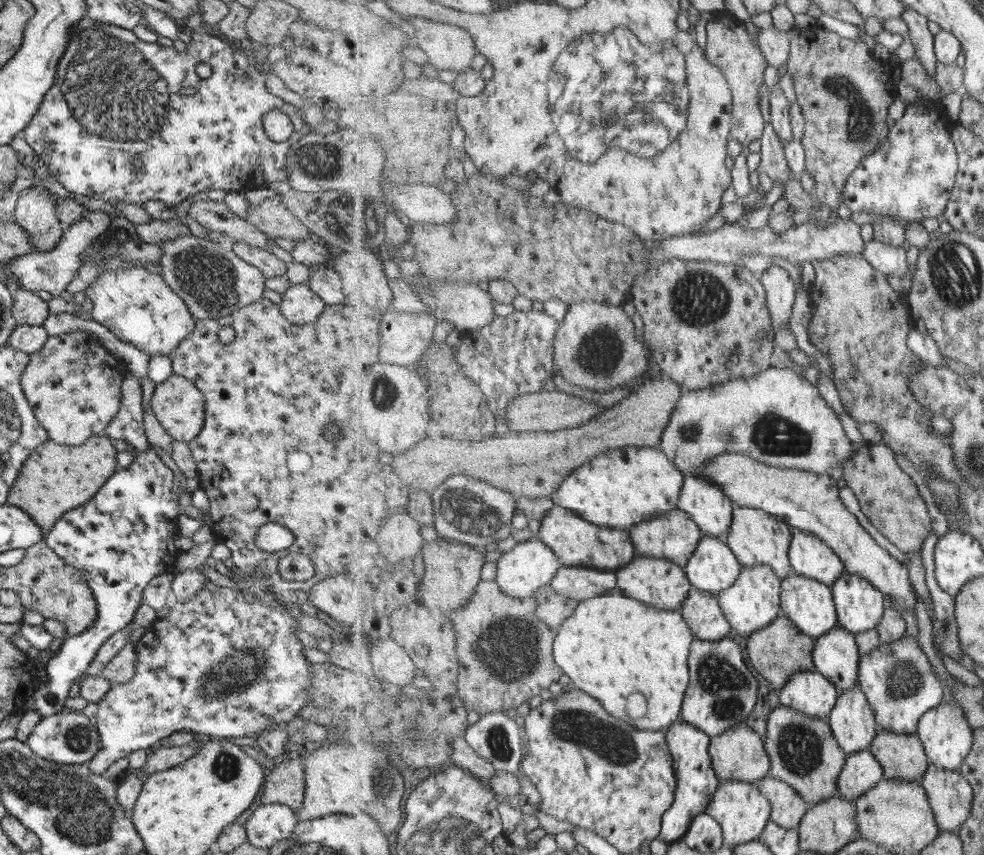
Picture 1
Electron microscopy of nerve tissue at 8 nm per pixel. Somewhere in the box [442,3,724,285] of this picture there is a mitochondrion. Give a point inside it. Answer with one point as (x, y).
(583, 60)

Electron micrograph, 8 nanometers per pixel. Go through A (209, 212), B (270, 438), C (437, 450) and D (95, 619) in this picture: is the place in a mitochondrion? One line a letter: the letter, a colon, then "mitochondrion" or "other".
A: other
B: mitochondrion
C: other
D: other

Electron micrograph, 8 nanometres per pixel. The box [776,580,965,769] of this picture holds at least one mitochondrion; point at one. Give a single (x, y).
(903, 680)

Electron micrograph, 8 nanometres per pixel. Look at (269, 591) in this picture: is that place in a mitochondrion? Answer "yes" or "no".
no

